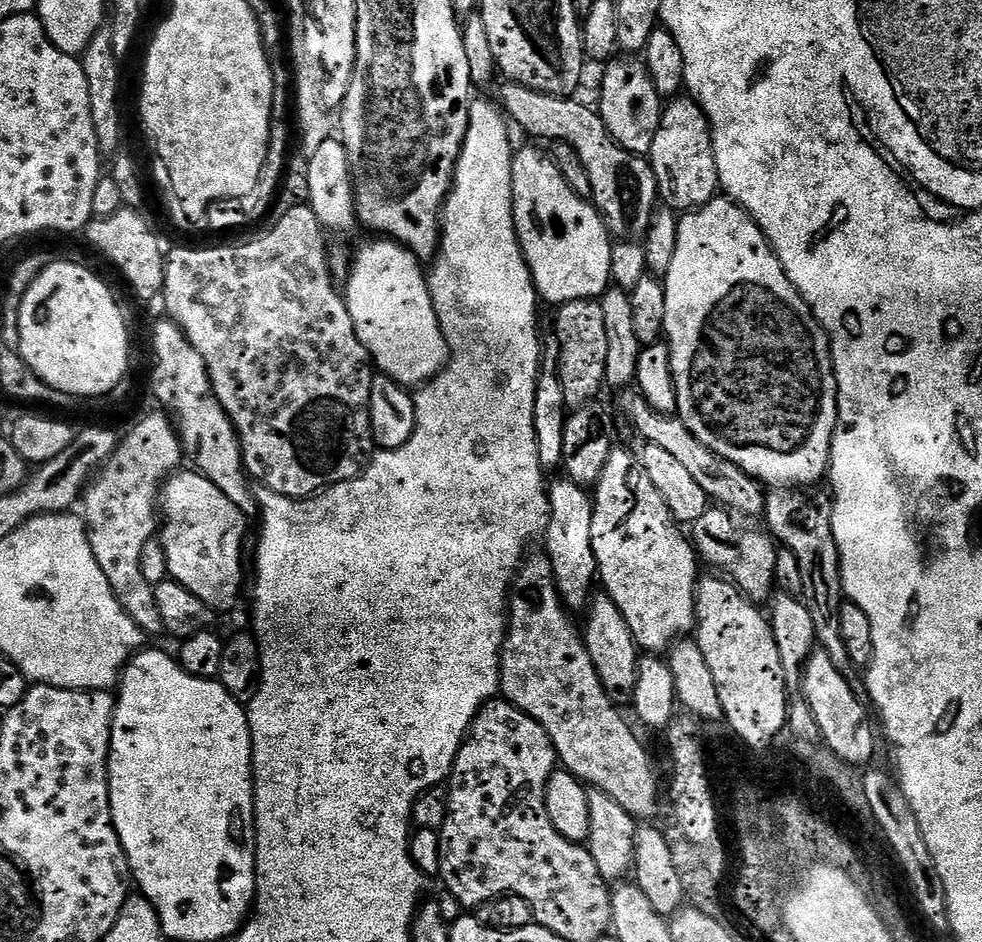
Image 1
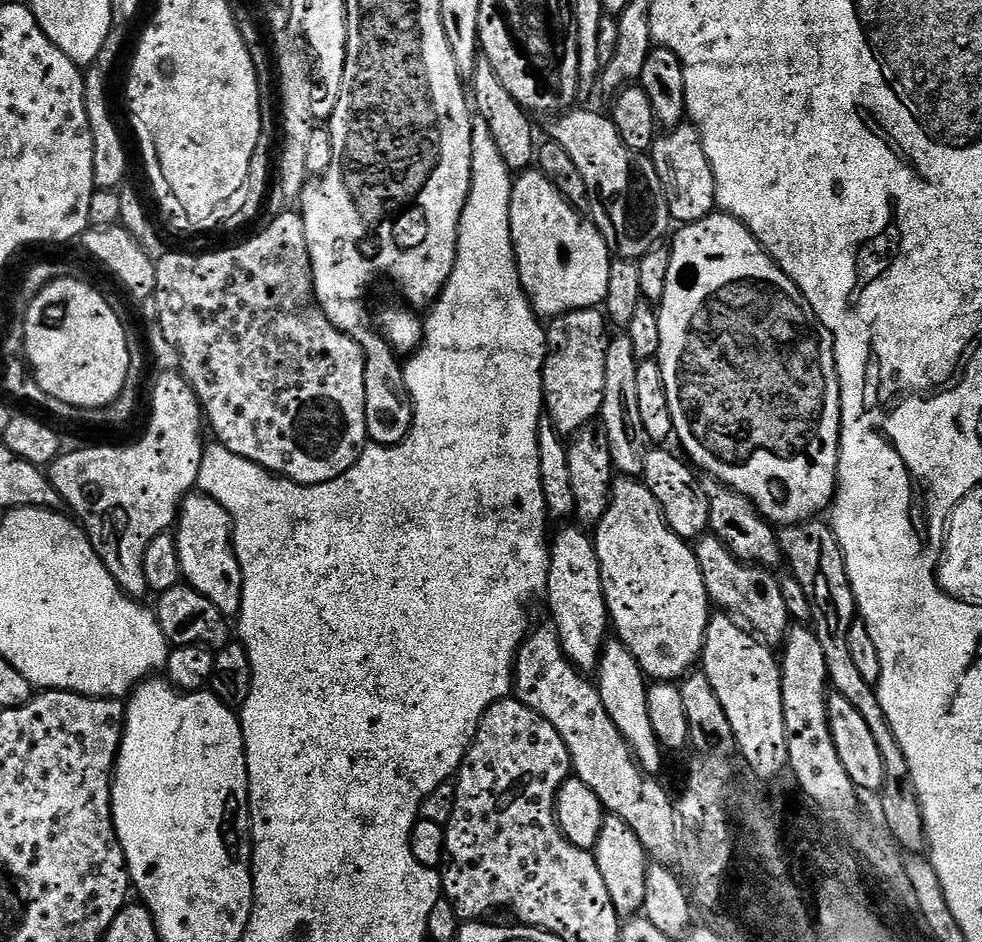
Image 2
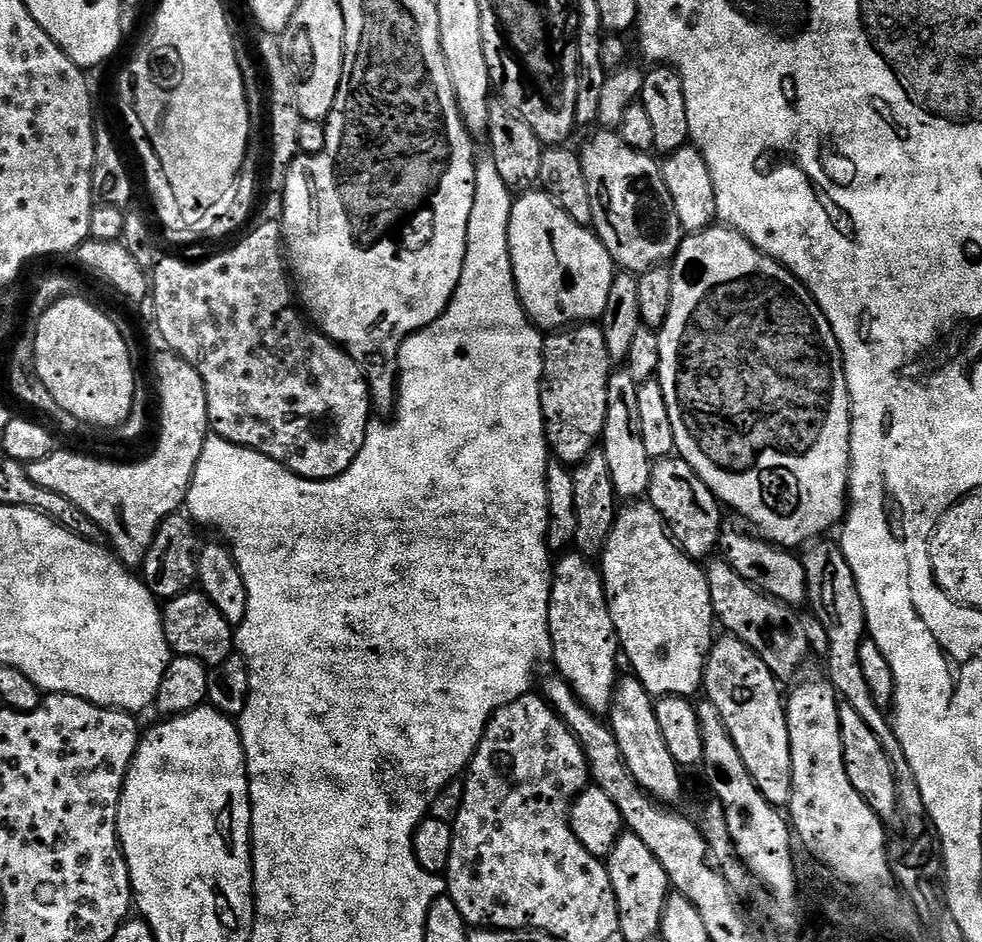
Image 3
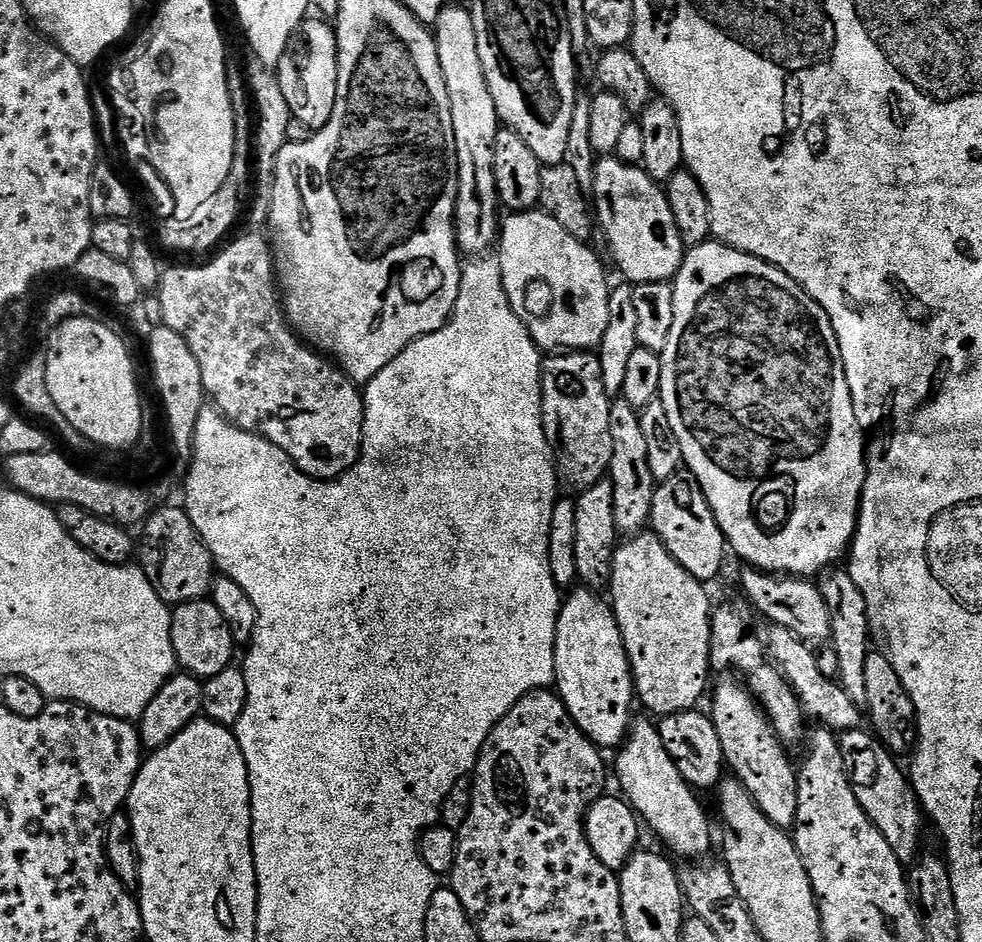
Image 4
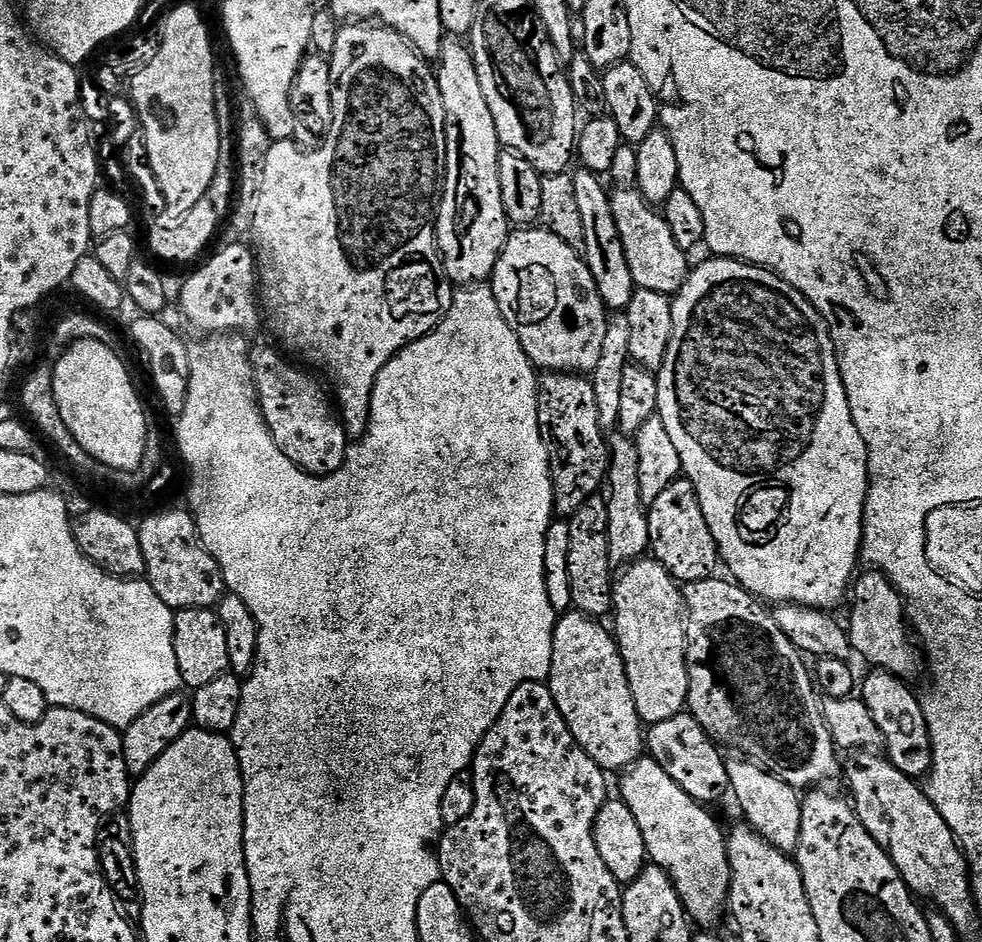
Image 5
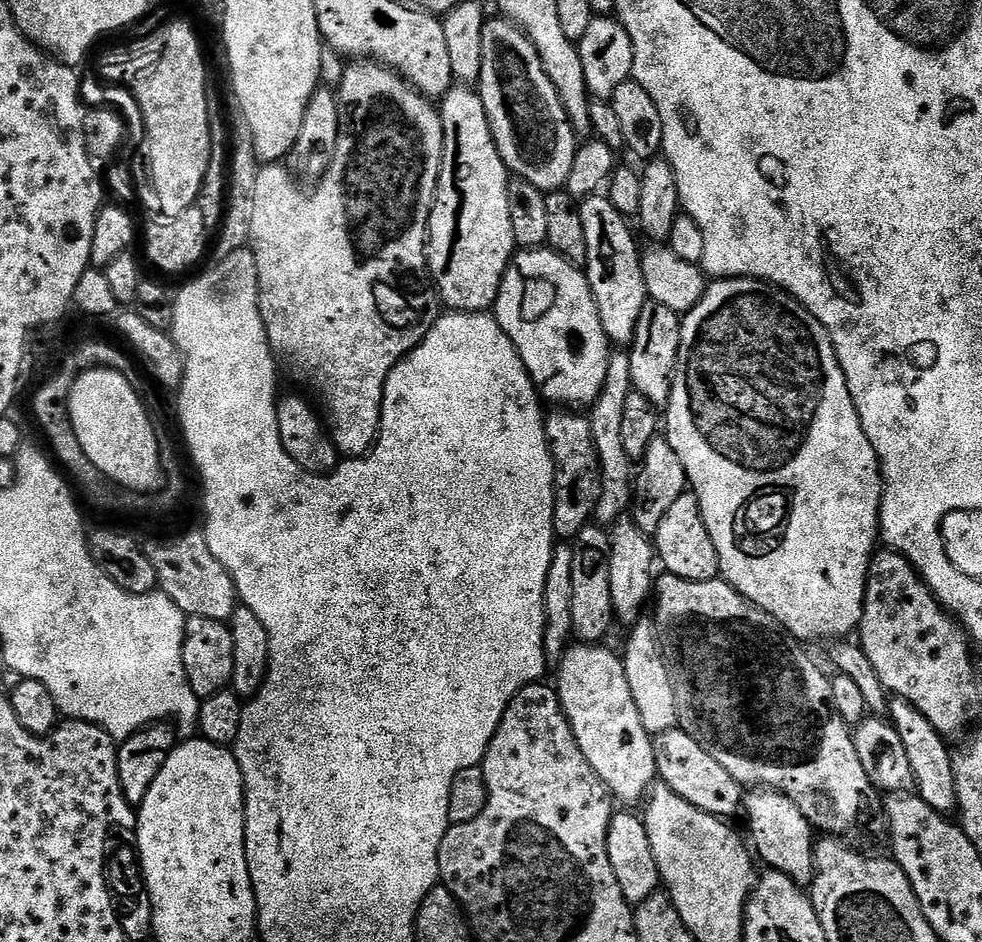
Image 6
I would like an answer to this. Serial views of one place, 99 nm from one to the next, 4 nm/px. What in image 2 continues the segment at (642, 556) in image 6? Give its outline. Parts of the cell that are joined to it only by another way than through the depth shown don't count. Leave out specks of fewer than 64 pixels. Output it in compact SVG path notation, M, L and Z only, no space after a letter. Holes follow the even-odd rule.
M627 334L616 335L609 339L606 350L606 390L599 419L606 430L606 438L610 438L613 469L621 477L640 478L644 475L646 454L650 451L646 426L642 426L642 413L638 407L637 379L640 361L634 354L634 342L630 342Z

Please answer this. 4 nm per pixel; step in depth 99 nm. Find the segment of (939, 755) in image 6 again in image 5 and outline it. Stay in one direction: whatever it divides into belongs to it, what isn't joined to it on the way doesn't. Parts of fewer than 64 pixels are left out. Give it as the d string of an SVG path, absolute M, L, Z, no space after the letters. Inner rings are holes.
M879 670L869 673L862 680L862 699L870 714L874 714L874 722L878 722L878 728L882 730L888 759L895 768L902 770L902 774L913 778L927 777L933 771L933 749L921 697L916 697L908 689L911 687L899 676Z

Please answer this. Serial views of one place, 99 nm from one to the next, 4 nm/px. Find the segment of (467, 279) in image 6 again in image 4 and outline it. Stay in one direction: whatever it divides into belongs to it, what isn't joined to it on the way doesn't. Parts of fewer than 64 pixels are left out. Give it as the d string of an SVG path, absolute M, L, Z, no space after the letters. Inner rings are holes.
M445 6L434 25L436 49L450 94L450 110L454 118L456 142L456 246L465 257L476 258L498 240L498 197L494 178L494 150L496 136L502 127L496 112L482 62L478 58L478 38L467 7Z

